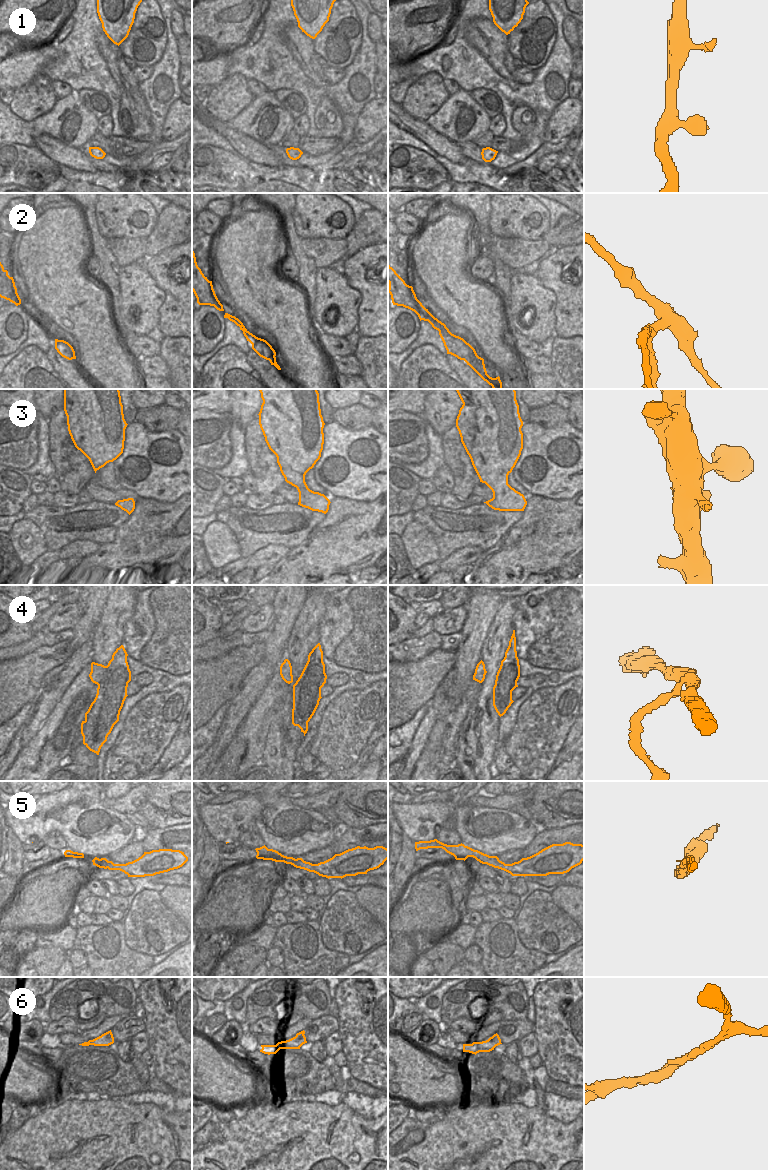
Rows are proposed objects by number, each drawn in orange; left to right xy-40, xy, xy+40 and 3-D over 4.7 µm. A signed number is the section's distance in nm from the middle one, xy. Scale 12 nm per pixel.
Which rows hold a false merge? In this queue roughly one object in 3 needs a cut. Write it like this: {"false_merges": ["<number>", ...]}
{"false_merges": ["2", "4", "6"]}

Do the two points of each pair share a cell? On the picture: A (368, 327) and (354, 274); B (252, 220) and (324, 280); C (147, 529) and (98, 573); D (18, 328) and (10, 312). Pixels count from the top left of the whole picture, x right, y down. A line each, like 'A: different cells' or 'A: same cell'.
A: same cell
B: different cells
C: same cell
D: same cell

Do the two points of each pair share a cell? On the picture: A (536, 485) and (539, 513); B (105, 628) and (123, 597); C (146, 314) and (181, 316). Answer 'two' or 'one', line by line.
A: two
B: one
C: two

